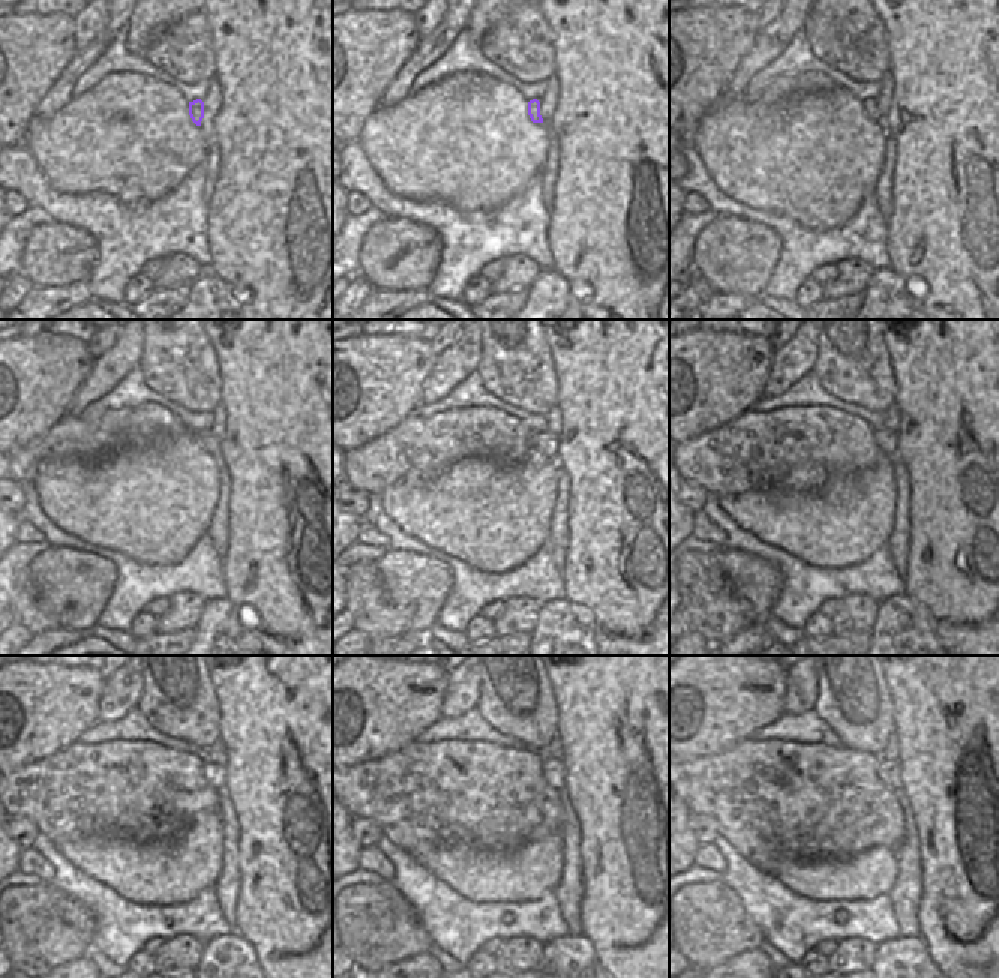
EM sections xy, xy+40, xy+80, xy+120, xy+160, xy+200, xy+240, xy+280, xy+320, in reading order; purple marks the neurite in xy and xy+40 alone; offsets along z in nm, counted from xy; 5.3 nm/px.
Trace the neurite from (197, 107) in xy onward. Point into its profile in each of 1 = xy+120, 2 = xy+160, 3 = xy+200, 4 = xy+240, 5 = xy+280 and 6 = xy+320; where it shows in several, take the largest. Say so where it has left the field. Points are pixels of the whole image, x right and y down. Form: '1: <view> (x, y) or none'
1: xy+120 (210, 444)
2: xy+160 (546, 443)
3: xy+200 (885, 440)
4: xy+240 (215, 774)
5: xy+280 (552, 770)
6: xy+320 (888, 770)

